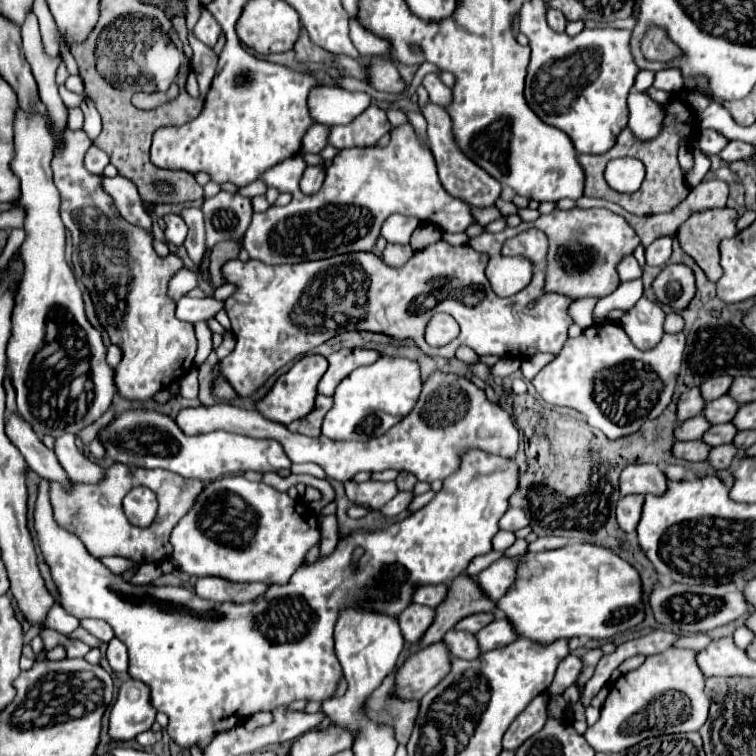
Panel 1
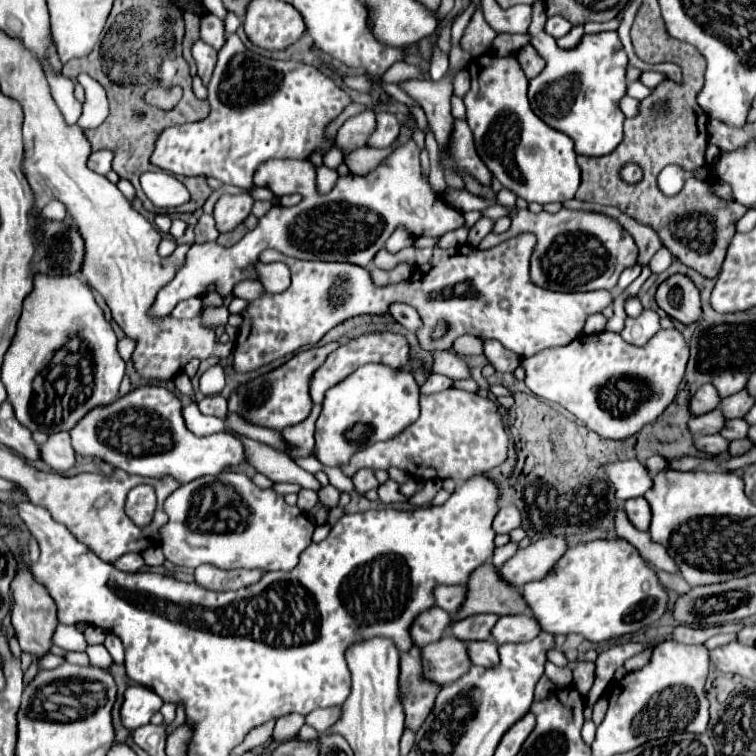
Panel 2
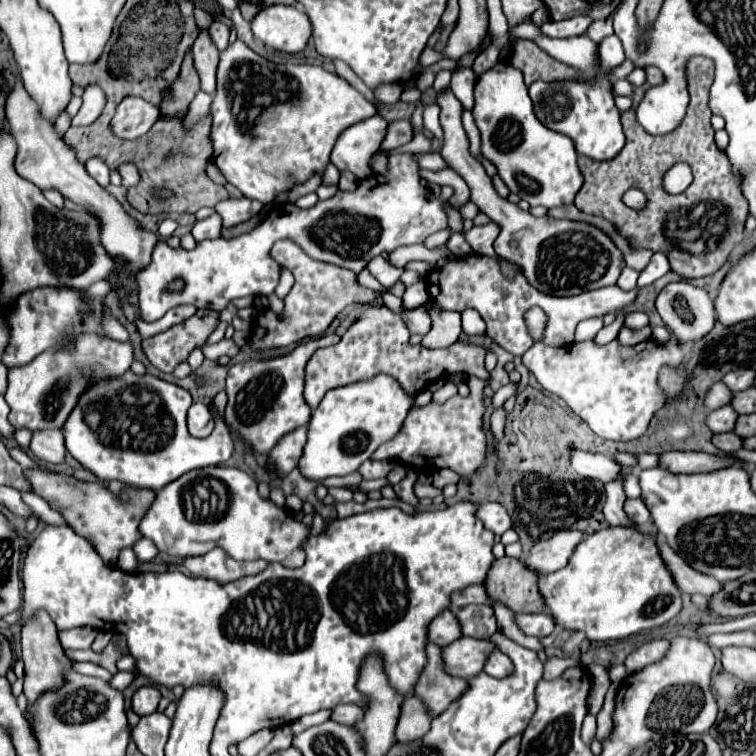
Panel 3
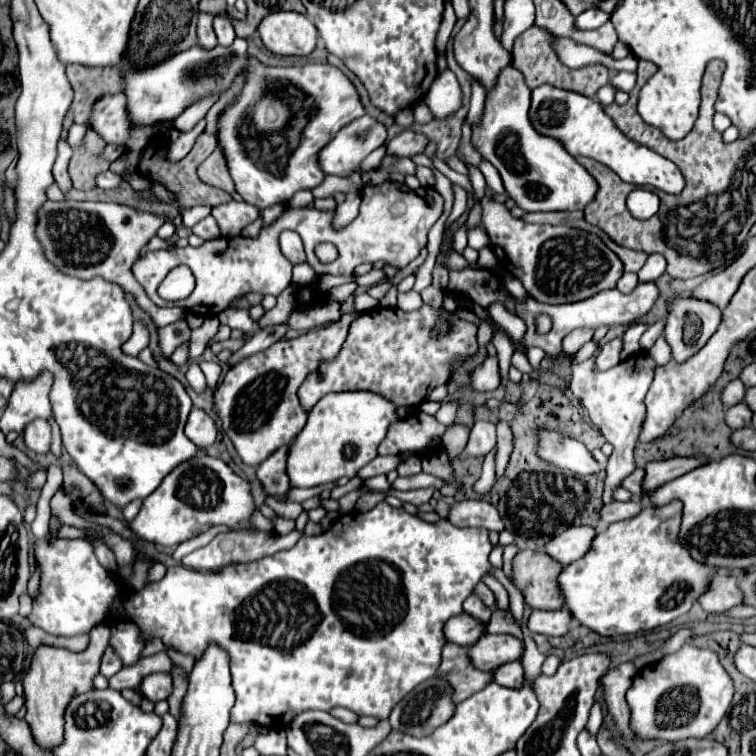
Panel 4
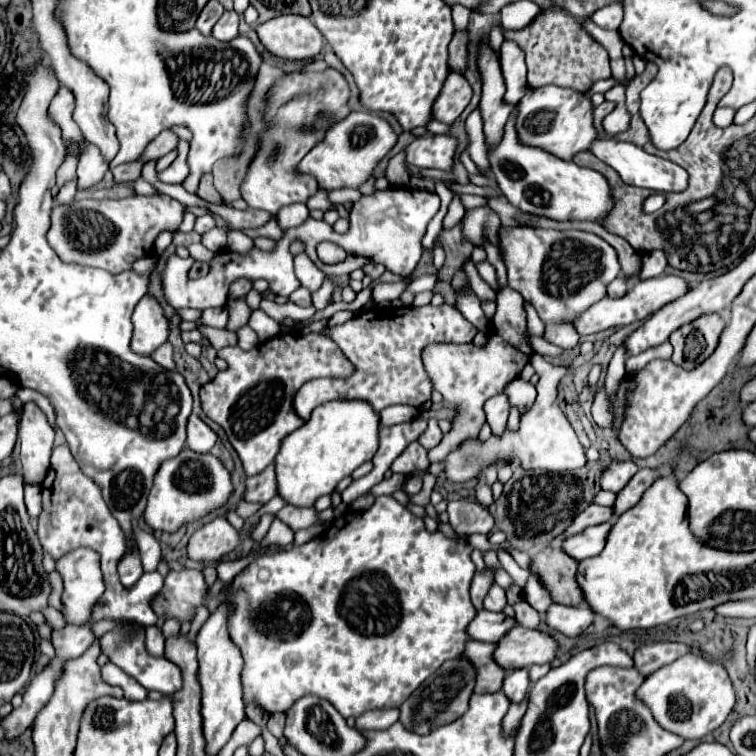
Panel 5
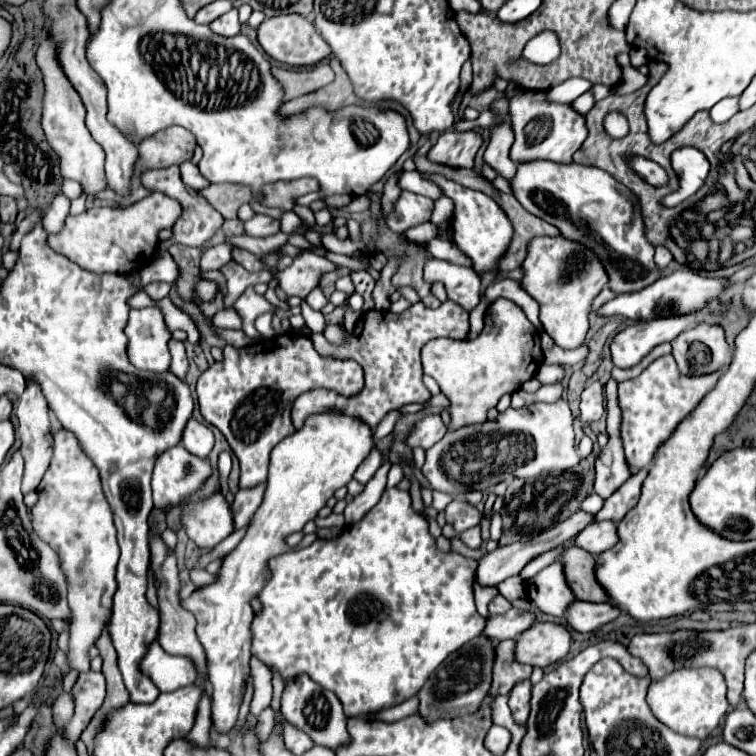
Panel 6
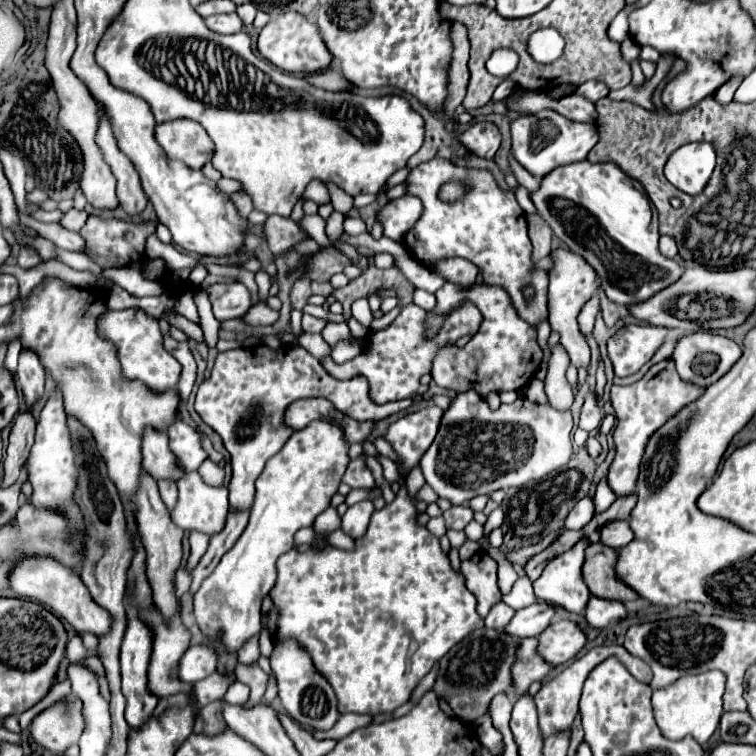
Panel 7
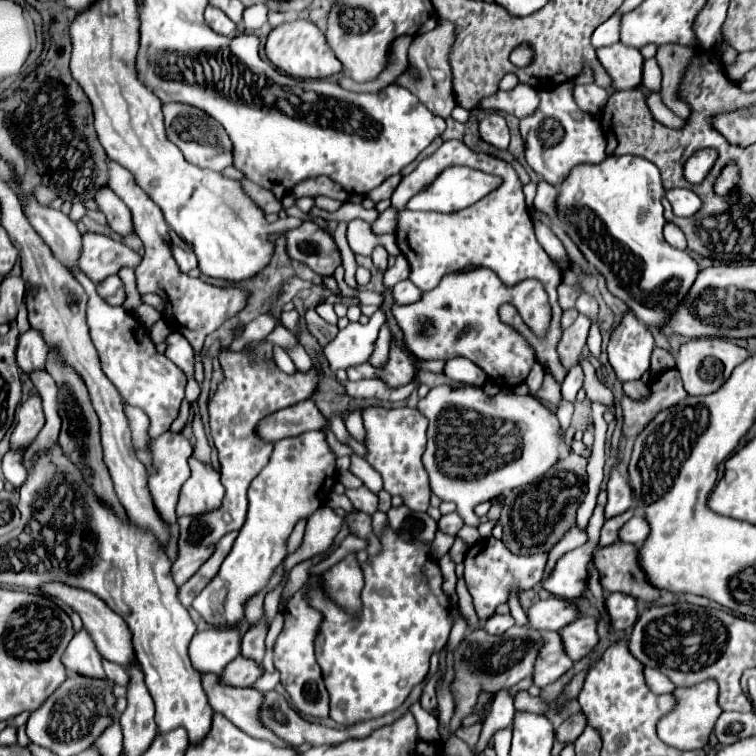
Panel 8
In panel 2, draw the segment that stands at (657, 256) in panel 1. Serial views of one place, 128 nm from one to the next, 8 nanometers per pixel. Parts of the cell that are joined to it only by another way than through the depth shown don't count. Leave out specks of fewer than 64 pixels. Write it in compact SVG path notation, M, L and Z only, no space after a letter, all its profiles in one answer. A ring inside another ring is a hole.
M660 248L650 260L650 270L652 274L662 274L670 264L672 264L672 254L666 248Z

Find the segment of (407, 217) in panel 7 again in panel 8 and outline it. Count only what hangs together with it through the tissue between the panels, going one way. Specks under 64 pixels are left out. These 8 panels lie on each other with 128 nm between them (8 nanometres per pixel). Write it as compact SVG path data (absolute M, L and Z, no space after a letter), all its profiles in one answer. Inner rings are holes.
M450 166L450 168L443 170L432 184L428 184L426 190L418 192L408 202L408 208L410 210L436 211L439 213L455 212L472 206L474 202L478 202L478 200L495 190L500 184L500 178L476 170L476 168ZM392 208L384 210L380 214L380 218L372 224L372 232L374 234L386 234L388 232L394 232L394 222L396 222L396 214Z

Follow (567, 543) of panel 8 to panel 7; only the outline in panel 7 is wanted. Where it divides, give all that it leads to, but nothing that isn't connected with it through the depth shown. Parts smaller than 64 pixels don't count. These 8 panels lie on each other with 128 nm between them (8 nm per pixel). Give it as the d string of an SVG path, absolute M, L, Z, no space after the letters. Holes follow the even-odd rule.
M582 498L574 508L572 512L568 514L566 518L566 528L570 530L582 530L594 516L594 510L592 510L592 498Z

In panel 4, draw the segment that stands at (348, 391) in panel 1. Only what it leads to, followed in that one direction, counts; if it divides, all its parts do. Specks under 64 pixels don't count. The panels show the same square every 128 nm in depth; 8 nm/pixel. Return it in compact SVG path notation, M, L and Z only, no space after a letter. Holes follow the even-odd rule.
M338 392L326 394L308 416L306 426L294 438L288 450L286 474L292 488L314 488L332 484L340 476L356 476L356 472L376 458L376 448L386 436L388 426L398 420L396 406L380 394L370 392Z

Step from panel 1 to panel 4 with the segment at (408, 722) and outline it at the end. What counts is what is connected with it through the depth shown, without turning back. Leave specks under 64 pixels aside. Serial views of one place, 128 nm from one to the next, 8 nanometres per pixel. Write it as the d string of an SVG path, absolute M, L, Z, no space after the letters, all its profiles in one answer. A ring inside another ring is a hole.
M450 642L442 652L438 674L448 678L448 682L454 686L454 702L462 702L494 682L494 672L476 668L468 656L468 650L468 646L456 646L454 642Z

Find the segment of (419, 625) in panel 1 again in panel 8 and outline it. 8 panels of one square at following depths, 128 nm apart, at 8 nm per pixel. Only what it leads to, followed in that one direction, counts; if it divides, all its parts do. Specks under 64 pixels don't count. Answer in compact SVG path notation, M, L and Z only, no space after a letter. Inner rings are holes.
M548 598L536 602L528 610L528 626L536 630L562 630L580 616L574 602L564 598Z

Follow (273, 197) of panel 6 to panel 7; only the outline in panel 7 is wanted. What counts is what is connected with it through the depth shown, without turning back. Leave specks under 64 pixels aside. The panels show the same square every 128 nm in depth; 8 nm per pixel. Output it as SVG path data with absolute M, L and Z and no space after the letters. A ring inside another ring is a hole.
M328 184L328 188L330 188L330 198L332 198L334 210L338 210L342 214L348 214L354 208L354 198L350 194L342 192L340 188L336 188L334 184Z

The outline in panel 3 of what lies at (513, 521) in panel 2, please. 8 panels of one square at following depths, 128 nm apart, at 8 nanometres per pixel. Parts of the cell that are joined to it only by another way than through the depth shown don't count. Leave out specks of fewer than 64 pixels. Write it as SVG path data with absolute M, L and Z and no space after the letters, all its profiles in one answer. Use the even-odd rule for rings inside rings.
M484 502L476 508L476 518L496 536L502 536L510 528L510 516L506 514L506 508L496 502Z

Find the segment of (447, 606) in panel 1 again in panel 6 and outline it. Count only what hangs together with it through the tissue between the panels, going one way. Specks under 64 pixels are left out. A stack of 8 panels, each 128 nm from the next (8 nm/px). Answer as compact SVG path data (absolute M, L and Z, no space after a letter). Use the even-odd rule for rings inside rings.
M572 546L568 548L560 560L566 564L566 580L570 582L570 588L574 590L574 596L578 600L588 602L610 602L610 596L596 580L596 556Z

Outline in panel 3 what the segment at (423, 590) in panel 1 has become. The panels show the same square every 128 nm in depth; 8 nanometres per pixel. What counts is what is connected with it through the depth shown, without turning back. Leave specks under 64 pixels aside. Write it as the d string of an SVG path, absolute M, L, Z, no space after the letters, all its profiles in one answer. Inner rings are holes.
M474 584L474 586L468 586L466 590L454 592L454 602L452 602L450 610L458 610L466 604L488 604L488 602L490 602L490 596L486 592L486 586Z

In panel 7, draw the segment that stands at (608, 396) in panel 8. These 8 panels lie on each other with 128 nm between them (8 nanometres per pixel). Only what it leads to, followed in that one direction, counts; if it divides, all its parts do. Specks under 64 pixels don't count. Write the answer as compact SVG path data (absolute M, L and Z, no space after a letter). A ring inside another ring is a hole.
M556 250L550 254L554 260L554 270L550 270L550 286L548 286L548 298L550 298L550 326L552 330L560 332L560 342L562 346L568 350L570 360L576 368L586 368L590 364L590 348L586 344L586 340L582 338L580 330L578 330L578 312L582 310L582 306L590 300L590 296L596 292L598 282L596 282L596 274L592 270L592 266L584 260L578 258L578 254L570 252L570 250Z

